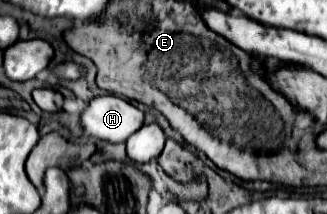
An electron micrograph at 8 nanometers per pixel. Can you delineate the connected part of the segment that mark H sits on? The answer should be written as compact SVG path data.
M98 96L90 100L82 112L82 126L88 136L106 142L126 142L140 126L144 126L144 112L124 98Z

